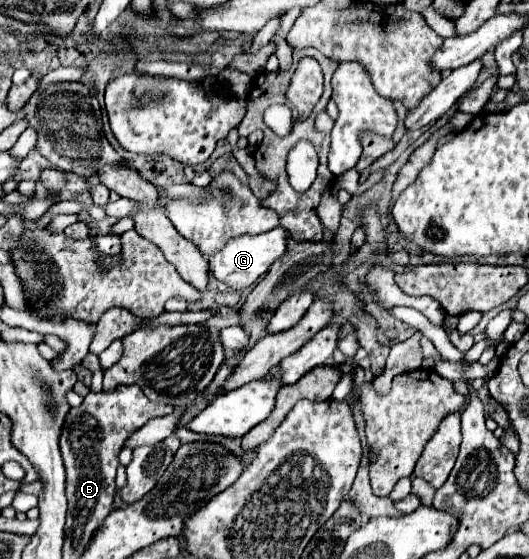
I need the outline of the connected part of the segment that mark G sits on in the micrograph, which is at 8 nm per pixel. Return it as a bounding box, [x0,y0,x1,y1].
[209,227,289,291]

